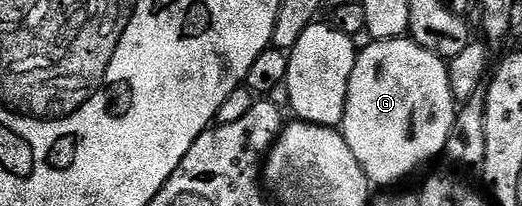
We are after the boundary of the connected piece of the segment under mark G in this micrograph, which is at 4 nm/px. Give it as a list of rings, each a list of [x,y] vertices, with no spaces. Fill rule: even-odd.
[[[410,38],[376,40],[368,45],[358,53],[349,78],[341,131],[349,150],[353,150],[353,158],[357,158],[372,185],[399,186],[422,164],[429,163],[431,159],[434,161],[442,153],[445,138],[455,121],[457,101],[451,93],[447,61],[442,56],[425,50]]]

